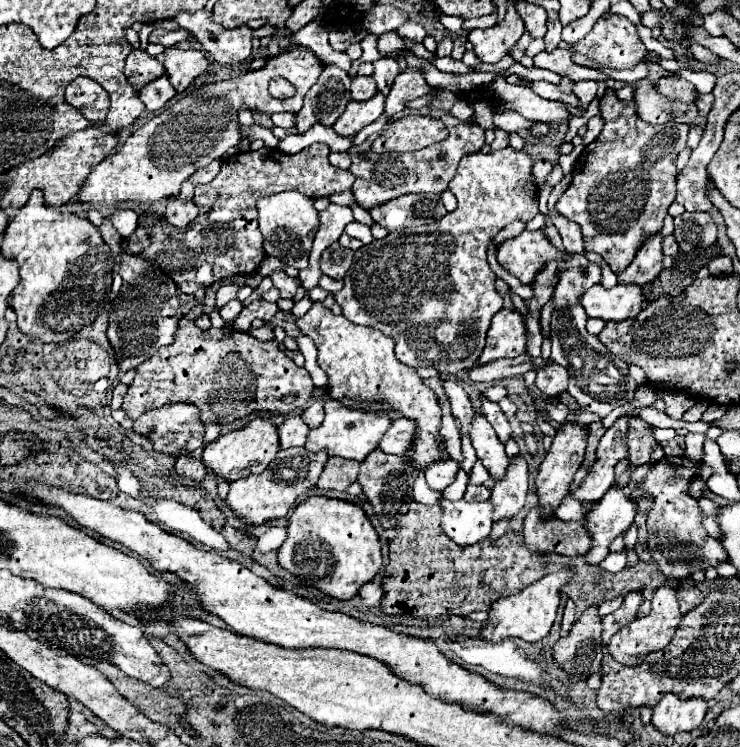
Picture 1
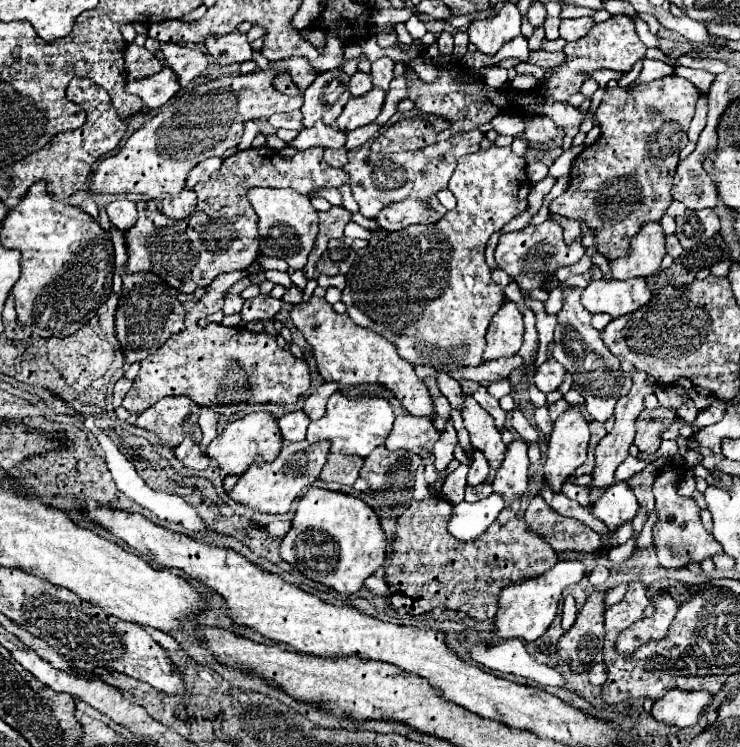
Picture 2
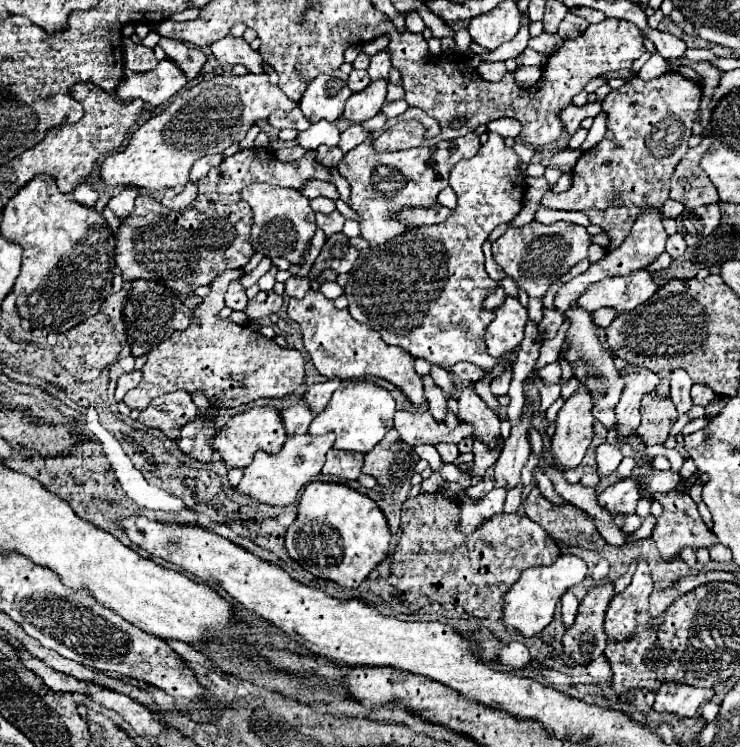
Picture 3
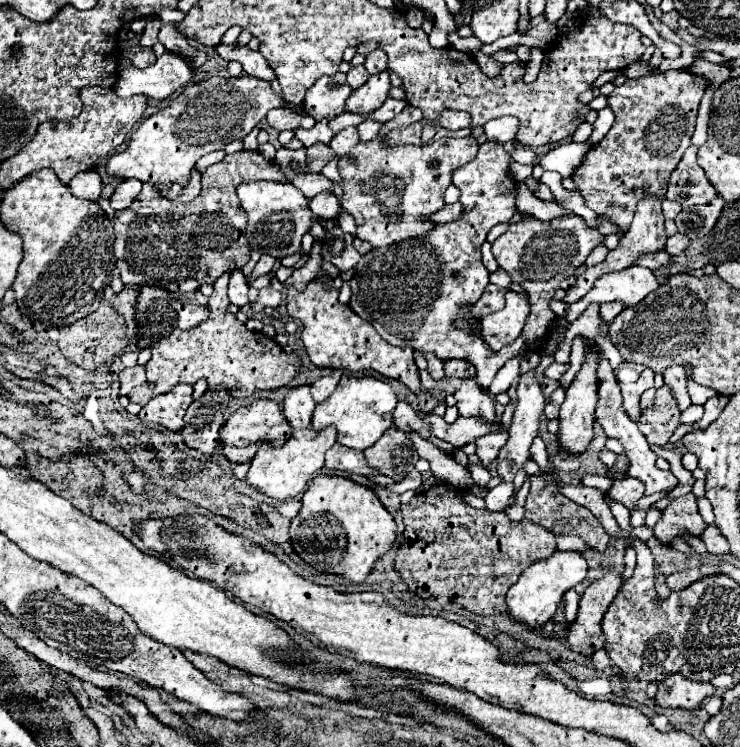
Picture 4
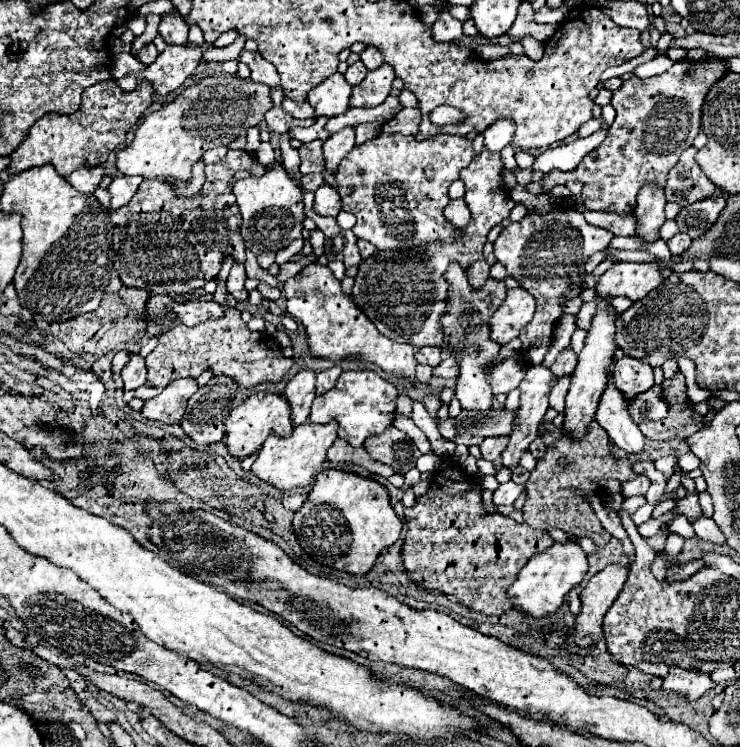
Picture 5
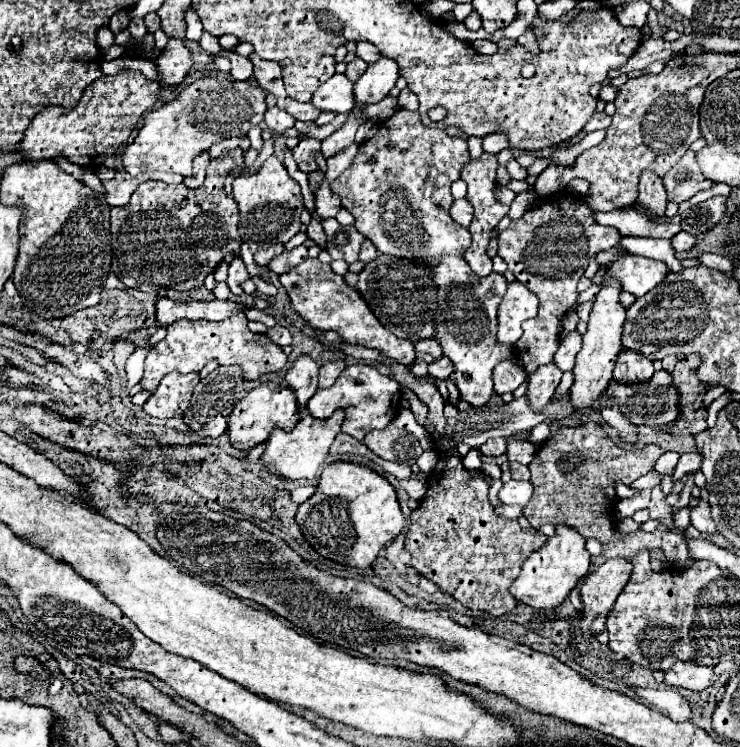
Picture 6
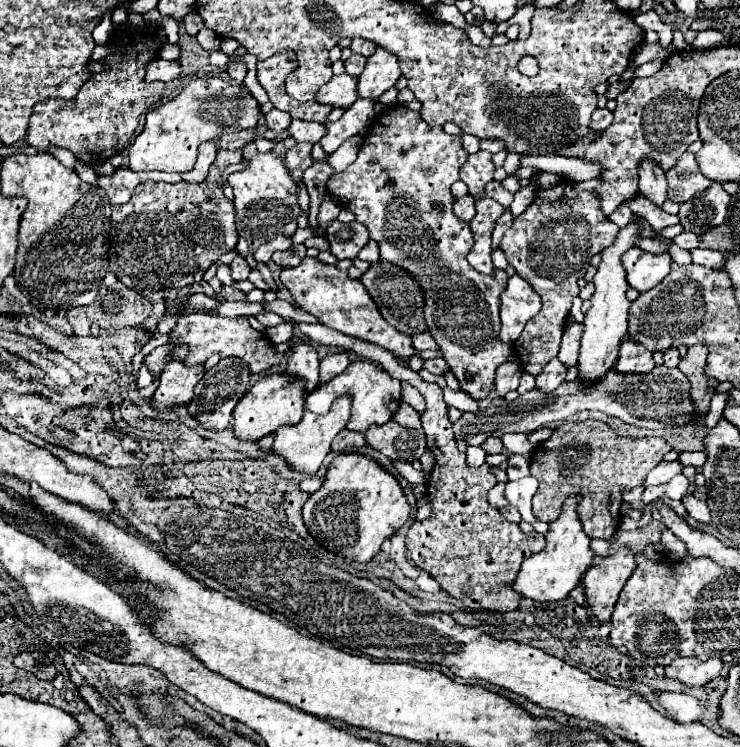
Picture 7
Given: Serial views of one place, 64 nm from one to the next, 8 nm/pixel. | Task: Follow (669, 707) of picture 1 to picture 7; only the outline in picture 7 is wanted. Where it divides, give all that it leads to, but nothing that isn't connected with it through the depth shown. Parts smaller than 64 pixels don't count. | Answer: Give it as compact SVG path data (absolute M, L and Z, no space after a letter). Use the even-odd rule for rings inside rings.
M678 656L670 666L666 666L666 676L684 682L686 686L702 686L716 678L722 670L722 660L710 656L708 660L700 660L696 656L682 658Z

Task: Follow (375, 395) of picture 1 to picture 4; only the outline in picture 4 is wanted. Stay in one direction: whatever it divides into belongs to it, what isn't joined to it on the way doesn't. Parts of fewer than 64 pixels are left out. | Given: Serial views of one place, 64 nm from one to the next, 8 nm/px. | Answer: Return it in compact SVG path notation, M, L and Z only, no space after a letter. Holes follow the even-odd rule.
M318 274L312 282L308 282L304 292L298 292L292 286L288 288L286 308L288 314L294 320L300 320L304 326L302 342L306 346L312 364L322 368L342 368L352 372L378 370L386 378L396 378L404 382L412 392L418 392L422 386L418 378L418 368L414 364L414 350L408 346L398 348L388 344L384 338L380 338L380 334L372 328L372 324L368 324L364 318L352 312L348 304L340 304L338 294L340 292L332 288L332 278L326 274Z

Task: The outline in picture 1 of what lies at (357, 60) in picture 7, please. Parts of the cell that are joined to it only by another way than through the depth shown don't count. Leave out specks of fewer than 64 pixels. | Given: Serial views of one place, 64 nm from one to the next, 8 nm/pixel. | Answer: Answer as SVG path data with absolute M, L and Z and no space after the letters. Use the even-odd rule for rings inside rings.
M354 76L350 86L352 100L368 100L372 94L376 94L376 82L372 76Z

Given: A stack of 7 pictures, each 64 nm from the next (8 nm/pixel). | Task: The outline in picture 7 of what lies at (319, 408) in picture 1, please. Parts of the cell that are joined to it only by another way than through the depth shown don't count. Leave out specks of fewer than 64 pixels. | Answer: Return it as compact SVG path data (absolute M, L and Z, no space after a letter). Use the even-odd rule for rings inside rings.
M342 350L338 354L328 354L326 358L322 358L320 360L320 384L342 374L348 364L350 364L350 352L348 350Z

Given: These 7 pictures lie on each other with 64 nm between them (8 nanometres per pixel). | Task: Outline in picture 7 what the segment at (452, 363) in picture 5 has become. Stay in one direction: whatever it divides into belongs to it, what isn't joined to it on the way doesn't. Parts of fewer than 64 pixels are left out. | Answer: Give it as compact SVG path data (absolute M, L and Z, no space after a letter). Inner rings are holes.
M438 356L438 358L432 358L432 360L424 360L424 368L430 374L444 374L448 370L448 364L442 356Z

